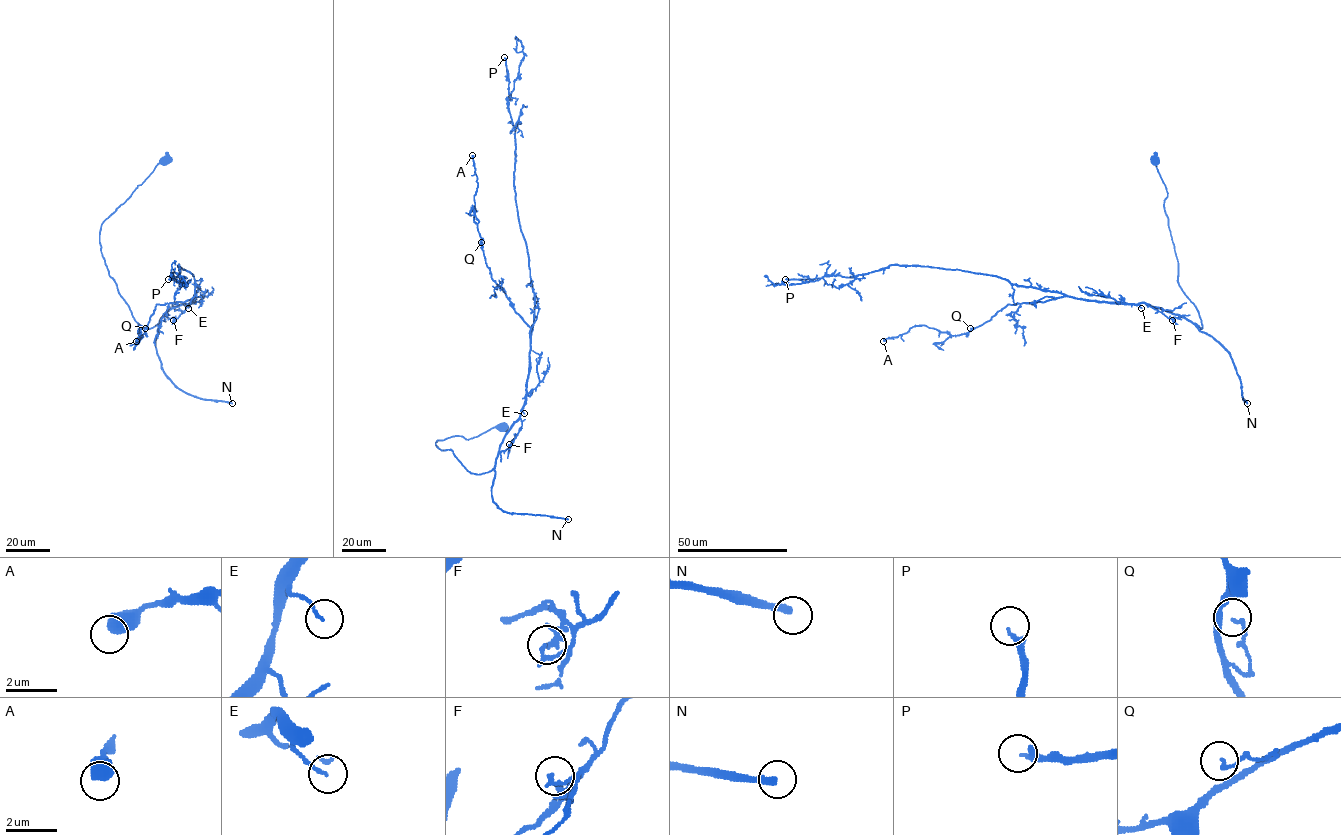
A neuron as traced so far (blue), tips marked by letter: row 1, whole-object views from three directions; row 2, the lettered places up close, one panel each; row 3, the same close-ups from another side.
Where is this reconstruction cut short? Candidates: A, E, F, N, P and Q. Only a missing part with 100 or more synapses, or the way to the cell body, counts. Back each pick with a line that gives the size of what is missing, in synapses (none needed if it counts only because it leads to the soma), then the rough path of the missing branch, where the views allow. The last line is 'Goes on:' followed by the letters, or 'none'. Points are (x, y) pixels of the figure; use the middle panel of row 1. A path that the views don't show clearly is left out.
N: 200 syn
Goes on: N

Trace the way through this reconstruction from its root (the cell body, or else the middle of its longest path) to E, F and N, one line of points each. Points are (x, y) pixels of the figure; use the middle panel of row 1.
E: (503, 427), (435, 444), (451, 449), (471, 473), (486, 473), (494, 467), (505, 433), (520, 412), (524, 413)
F: (503, 427), (435, 444), (451, 449), (478, 474), (491, 470), (509, 444)
N: (503, 427), (435, 444), (451, 449), (471, 473), (494, 468), (492, 496), (501, 510), (568, 519)

